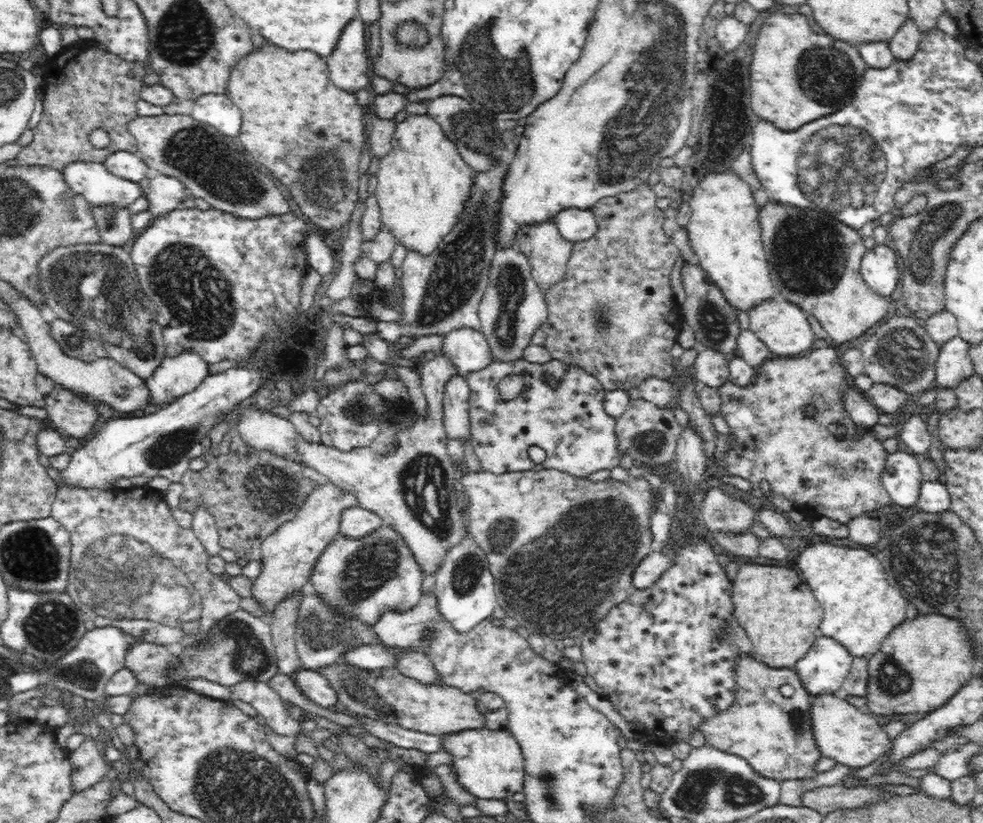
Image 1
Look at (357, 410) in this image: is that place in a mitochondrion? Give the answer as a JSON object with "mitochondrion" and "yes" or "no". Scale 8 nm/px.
{"mitochondrion":"yes"}

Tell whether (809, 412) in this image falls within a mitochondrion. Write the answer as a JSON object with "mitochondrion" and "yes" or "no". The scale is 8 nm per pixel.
{"mitochondrion":"no"}

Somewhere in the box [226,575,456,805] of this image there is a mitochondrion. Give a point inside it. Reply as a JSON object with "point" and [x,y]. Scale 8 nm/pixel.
{"point":[321,631]}

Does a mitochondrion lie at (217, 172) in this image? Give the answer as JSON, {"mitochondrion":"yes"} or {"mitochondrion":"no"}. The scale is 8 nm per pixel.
{"mitochondrion":"yes"}

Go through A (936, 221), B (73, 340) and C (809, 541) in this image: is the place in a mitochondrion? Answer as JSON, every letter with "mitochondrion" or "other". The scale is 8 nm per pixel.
{"A":"mitochondrion","B":"mitochondrion","C":"other"}

